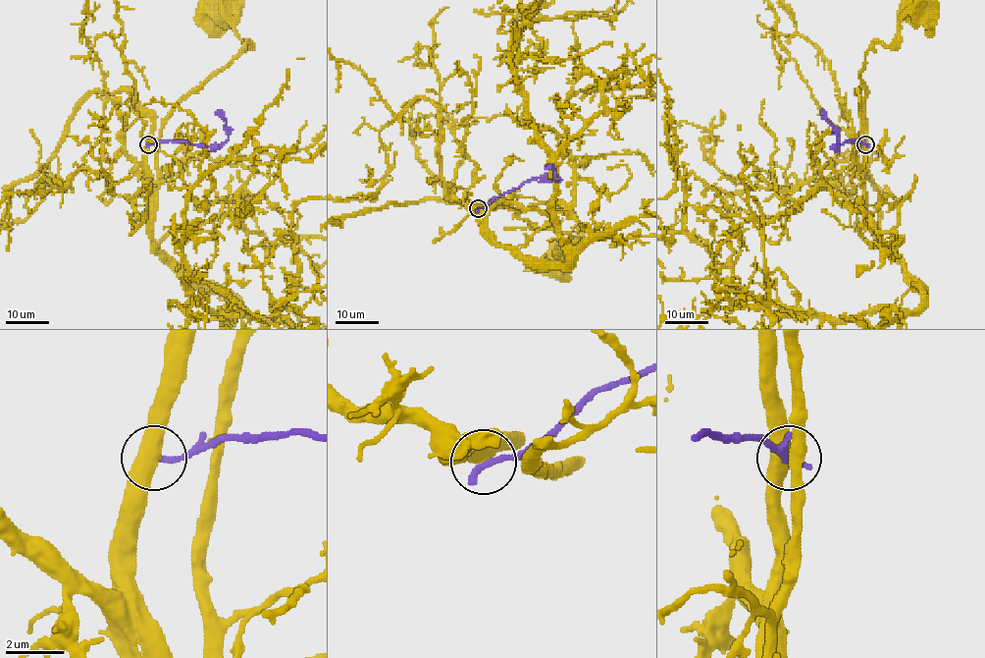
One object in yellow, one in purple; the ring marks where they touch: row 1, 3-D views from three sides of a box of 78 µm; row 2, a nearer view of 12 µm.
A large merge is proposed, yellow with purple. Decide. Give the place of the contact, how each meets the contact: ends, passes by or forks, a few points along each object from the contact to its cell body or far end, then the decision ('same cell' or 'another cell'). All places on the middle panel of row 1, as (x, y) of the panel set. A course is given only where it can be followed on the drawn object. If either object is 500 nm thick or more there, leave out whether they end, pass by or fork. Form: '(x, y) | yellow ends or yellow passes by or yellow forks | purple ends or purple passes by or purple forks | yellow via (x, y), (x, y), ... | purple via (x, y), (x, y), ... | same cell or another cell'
(478, 208) | yellow via (479, 208), (475, 206), (528, 209), (540, 202), (567, 208), (581, 231), (558, 241), (549, 254), (553, 260) | purple via (479, 208), (533, 179), (557, 180), (555, 171), (546, 165) | another cell

